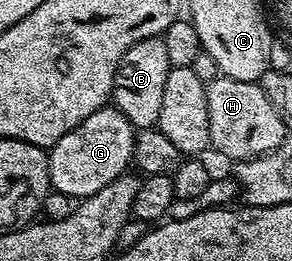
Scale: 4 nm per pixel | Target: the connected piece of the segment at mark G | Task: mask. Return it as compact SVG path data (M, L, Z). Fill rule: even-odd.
M115 106L94 110L74 130L62 134L48 152L48 182L53 192L69 198L87 198L98 194L102 186L110 186L129 171L136 155L137 129Z

